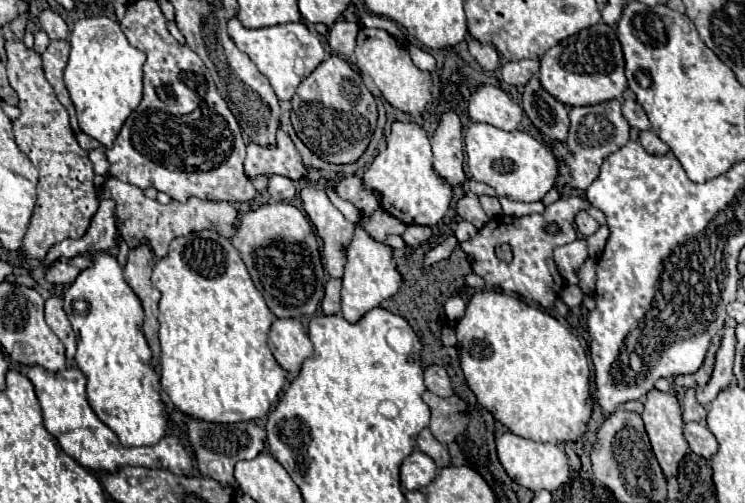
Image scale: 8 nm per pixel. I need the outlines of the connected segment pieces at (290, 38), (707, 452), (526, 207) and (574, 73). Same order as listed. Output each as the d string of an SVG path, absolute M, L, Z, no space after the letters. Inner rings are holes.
M233 16L227 22L227 32L229 32L229 38L235 42L235 46L243 54L247 54L251 62L259 68L259 72L269 80L279 100L291 100L297 92L299 80L307 78L325 60L325 50L319 38L313 32L309 32L303 22L249 30L239 22L237 16Z
M699 422L685 424L685 438L689 442L689 448L697 456L703 456L703 458L711 458L719 448L711 430L705 424L699 424Z
M499 198L499 202L501 202L501 208L503 208L503 214L507 214L507 216L525 216L525 214L535 214L535 212L545 210L543 202L525 204L525 202L509 200L509 198Z
M599 22L591 28L581 30L575 36L565 38L563 42L547 50L539 62L541 84L551 96L555 96L559 102L567 106L593 106L609 102L615 98L623 98L627 90L621 44L617 40L615 26L609 26L605 22Z

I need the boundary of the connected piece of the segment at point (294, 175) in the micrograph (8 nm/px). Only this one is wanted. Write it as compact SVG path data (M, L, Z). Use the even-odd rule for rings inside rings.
M279 130L275 148L253 146L253 142L247 146L245 174L247 176L281 174L291 180L299 180L305 174L305 166L301 162L299 152L295 150L295 144L291 142L291 138L283 130Z

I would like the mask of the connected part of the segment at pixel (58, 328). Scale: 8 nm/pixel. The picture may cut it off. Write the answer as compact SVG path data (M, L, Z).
M51 296L51 298L45 300L45 322L55 332L55 336L63 342L69 362L73 362L75 348L77 348L77 338L75 338L75 332L73 332L69 320L67 320L67 314L63 312L63 300L61 298Z

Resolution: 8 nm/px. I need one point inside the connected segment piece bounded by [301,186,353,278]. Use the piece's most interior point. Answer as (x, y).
(336, 233)

